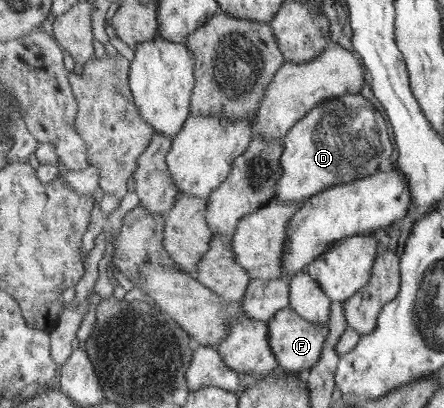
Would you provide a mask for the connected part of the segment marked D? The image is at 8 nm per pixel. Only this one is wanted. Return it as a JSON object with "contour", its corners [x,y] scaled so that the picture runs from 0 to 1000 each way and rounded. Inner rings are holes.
{"contour":[[[777,230],[727,248],[676,292],[637,338],[642,370],[633,390],[640,429],[624,449],[624,483],[646,495],[685,498],[718,471],[757,456],[820,439],[854,422],[854,404],[881,380],[890,380],[890,321],[881,321],[881,297],[863,282],[845,252],[831,250],[813,230]]]}

